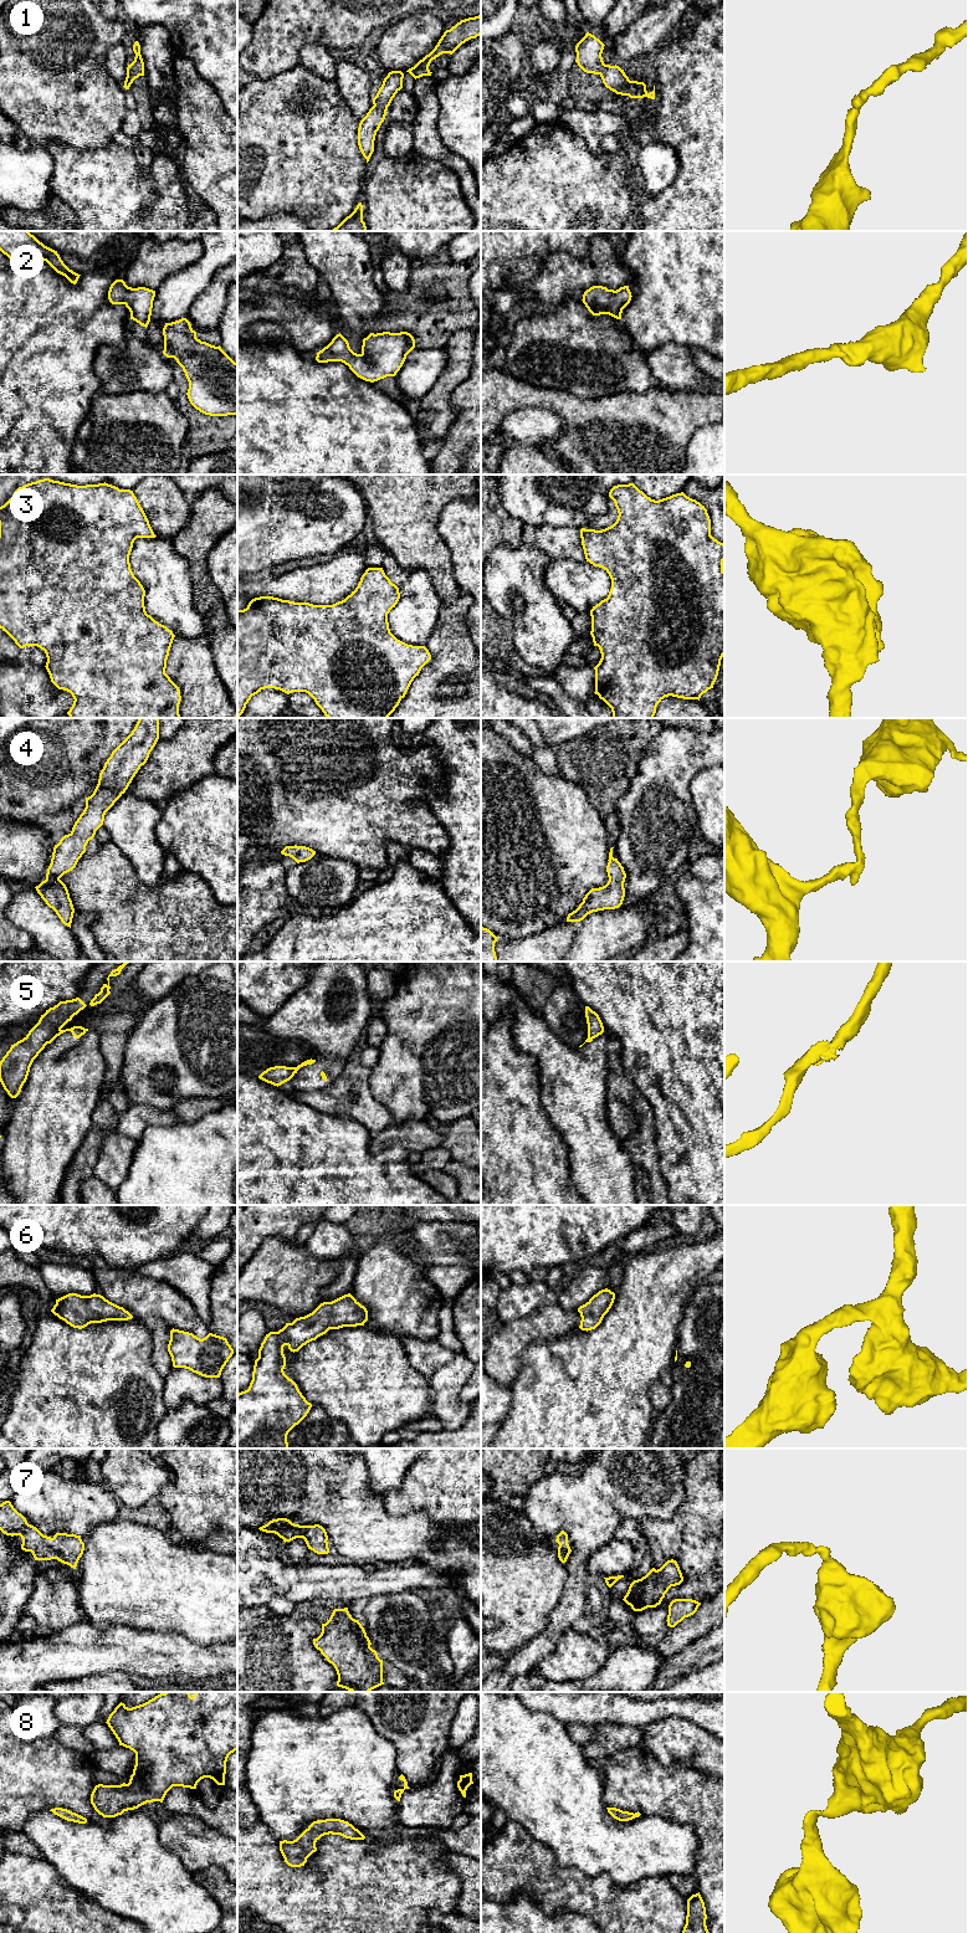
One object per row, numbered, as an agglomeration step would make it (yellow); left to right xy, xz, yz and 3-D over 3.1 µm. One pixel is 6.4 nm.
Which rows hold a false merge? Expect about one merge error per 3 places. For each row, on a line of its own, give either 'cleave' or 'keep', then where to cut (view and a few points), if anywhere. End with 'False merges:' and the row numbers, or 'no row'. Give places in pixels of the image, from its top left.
1: keep; no cut
2: keep; no cut
3: keep; no cut
4: keep; no cut
5: cleave; cut in xy along (60, 1029), (46, 1042)
6: keep; no cut
7: keep; no cut
8: keep; no cut
False merges: 5

